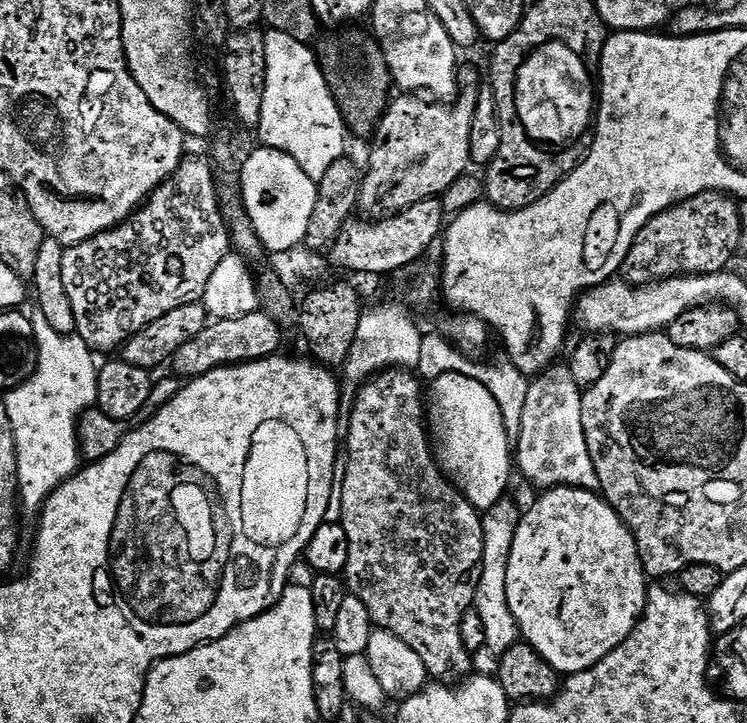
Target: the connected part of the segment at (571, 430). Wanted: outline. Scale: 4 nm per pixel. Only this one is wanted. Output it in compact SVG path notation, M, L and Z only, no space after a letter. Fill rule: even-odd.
M560 363L549 365L529 383L514 460L519 473L521 470L540 490L563 486L596 492L600 483L582 426L583 391L574 382L571 367Z

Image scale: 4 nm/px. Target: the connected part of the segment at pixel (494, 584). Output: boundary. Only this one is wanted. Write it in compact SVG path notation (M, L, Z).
M505 496L494 507L487 509L481 517L483 522L483 562L480 564L480 576L475 590L473 607L485 623L486 650L499 656L515 645L520 638L517 620L509 608L506 598L506 571L509 566L510 550L513 549L514 534L522 515L521 509Z

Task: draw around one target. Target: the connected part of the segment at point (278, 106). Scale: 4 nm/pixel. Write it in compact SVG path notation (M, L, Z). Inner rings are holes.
M267 31L264 42L266 44L266 70L264 71L264 92L262 114L260 115L260 127L258 135L265 147L276 148L279 152L285 152L311 180L320 181L322 174L334 166L342 158L340 152L340 128L342 132L342 117L340 107L336 100L331 97L329 90L325 87L320 74L316 71L316 65L312 63L312 57L304 51L302 42L296 41L290 34Z

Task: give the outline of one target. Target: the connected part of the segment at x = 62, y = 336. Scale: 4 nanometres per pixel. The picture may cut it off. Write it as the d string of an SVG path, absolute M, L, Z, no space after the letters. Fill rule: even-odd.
M35 306L29 308L26 315L32 326L36 373L33 376L31 373L27 379L17 384L3 397L2 401L5 404L5 410L8 411L8 424L12 428L12 436L16 441L19 503L23 507L25 504L28 508L39 509L64 481L75 476L78 471L76 463L80 464L82 459L77 445L77 421L81 413L96 404L98 360L95 360L97 357L93 349L89 348L81 336L54 330L54 326L46 322L46 314L42 314Z

